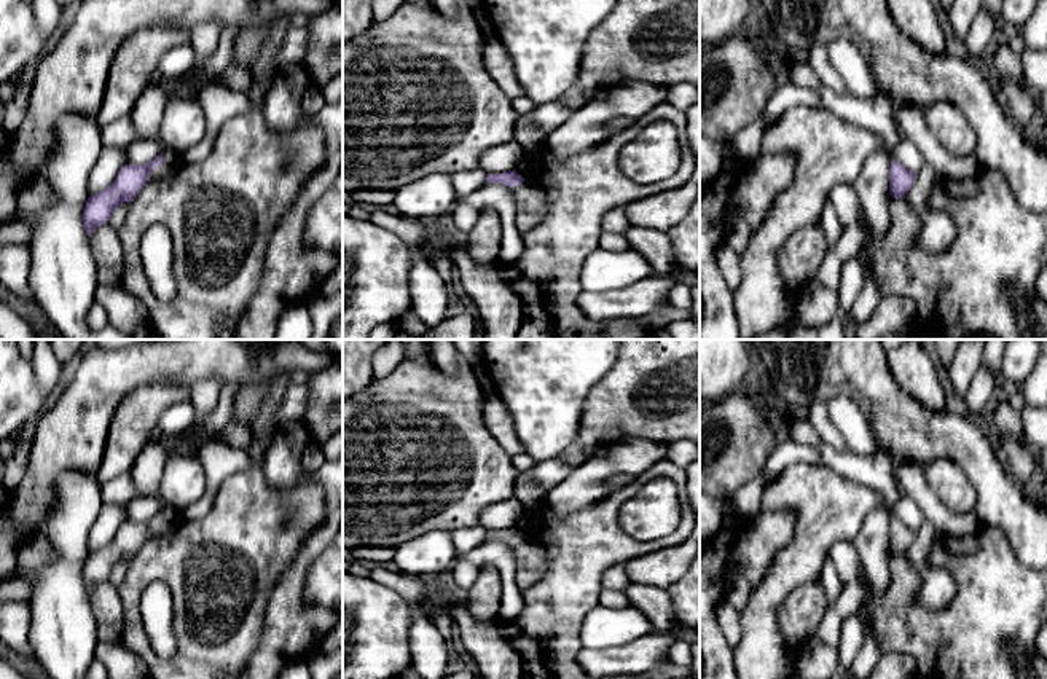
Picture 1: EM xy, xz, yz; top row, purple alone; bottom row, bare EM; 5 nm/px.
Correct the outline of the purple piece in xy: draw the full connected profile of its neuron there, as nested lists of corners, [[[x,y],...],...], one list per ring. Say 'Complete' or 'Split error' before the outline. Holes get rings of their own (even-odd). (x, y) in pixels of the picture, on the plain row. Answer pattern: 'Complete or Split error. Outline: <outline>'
Split error. Outline: [[[164,507],[148,521],[126,521],[121,524],[108,545],[86,558],[83,580],[88,593],[94,585],[105,582],[120,561],[132,559],[150,536],[169,532],[182,520],[182,512]]]

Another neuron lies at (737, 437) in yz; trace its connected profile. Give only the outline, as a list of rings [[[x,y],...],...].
[[[751,387],[700,406],[700,489],[730,497],[762,473],[779,440]]]

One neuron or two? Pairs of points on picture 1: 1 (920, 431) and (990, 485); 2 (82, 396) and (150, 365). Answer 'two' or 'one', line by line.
1: one
2: one

